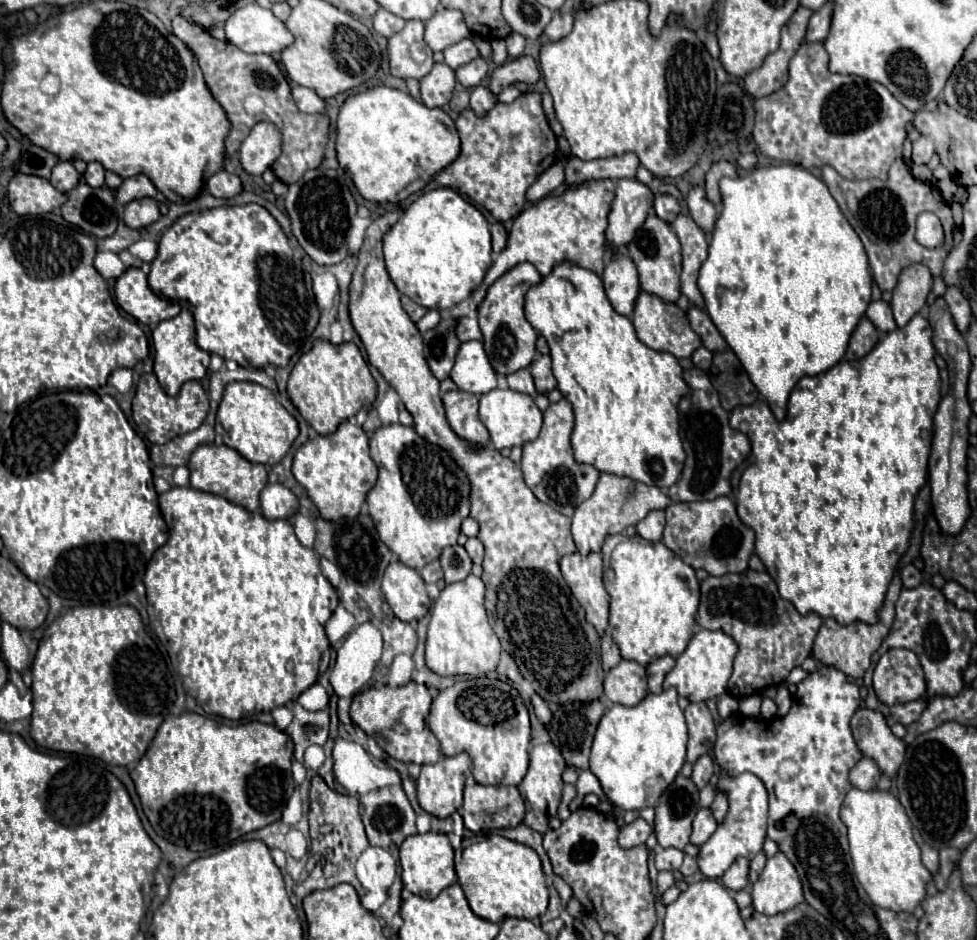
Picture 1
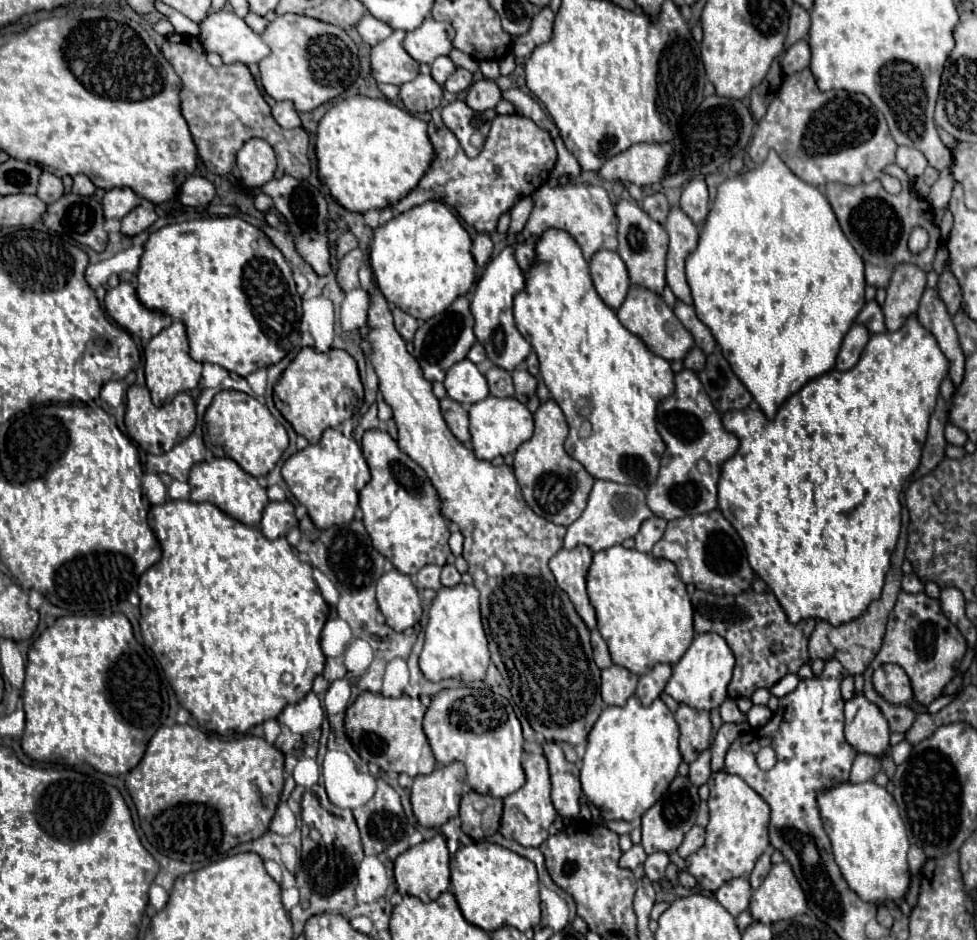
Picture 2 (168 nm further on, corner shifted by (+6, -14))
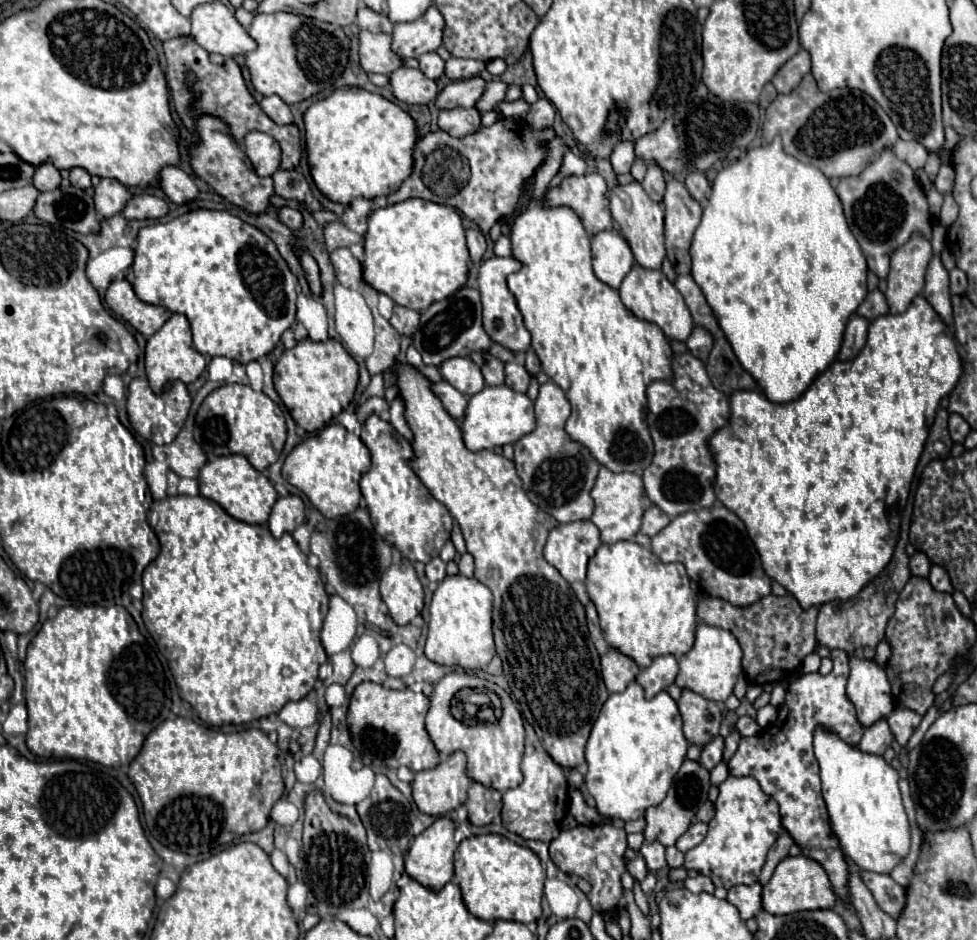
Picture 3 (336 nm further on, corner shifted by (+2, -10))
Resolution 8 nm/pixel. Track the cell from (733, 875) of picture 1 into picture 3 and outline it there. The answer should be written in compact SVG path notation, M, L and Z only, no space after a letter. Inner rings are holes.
M738 885L728 889L728 901L740 911L740 917L748 921L762 911L762 885Z

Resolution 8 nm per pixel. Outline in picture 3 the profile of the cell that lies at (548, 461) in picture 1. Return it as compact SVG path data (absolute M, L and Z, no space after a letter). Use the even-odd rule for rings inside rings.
M546 381L544 385L540 385L534 407L536 429L514 443L514 465L524 483L524 491L534 505L552 515L558 523L588 519L594 511L590 491L596 481L600 463L586 447L566 435L564 423L570 417L570 401L554 381Z

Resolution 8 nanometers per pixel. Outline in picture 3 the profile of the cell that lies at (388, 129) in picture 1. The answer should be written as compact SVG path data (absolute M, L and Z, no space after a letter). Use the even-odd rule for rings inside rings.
M360 87L336 89L330 97L314 101L304 113L304 137L310 175L316 187L330 199L348 205L356 197L380 197L394 193L412 173L412 151L416 145L416 123L396 103Z

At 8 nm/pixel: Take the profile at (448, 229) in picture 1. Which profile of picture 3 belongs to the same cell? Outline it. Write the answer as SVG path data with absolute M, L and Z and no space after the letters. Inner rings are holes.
M406 199L380 207L368 217L362 279L376 291L388 295L396 305L422 313L434 301L450 297L464 287L468 261L462 219L454 207L424 199Z

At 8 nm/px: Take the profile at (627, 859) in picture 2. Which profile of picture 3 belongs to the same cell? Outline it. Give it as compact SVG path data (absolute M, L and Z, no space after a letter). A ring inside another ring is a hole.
M636 855L632 861L628 861L628 871L636 881L644 881L644 877L648 875L648 869L642 855Z

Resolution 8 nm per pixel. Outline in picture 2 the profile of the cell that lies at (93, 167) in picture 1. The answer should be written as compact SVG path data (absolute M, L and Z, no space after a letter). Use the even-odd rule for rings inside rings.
M74 175L74 185L72 185L72 191L74 191L76 195L90 197L90 195L94 195L96 187L94 187L94 183L92 183L86 175Z

